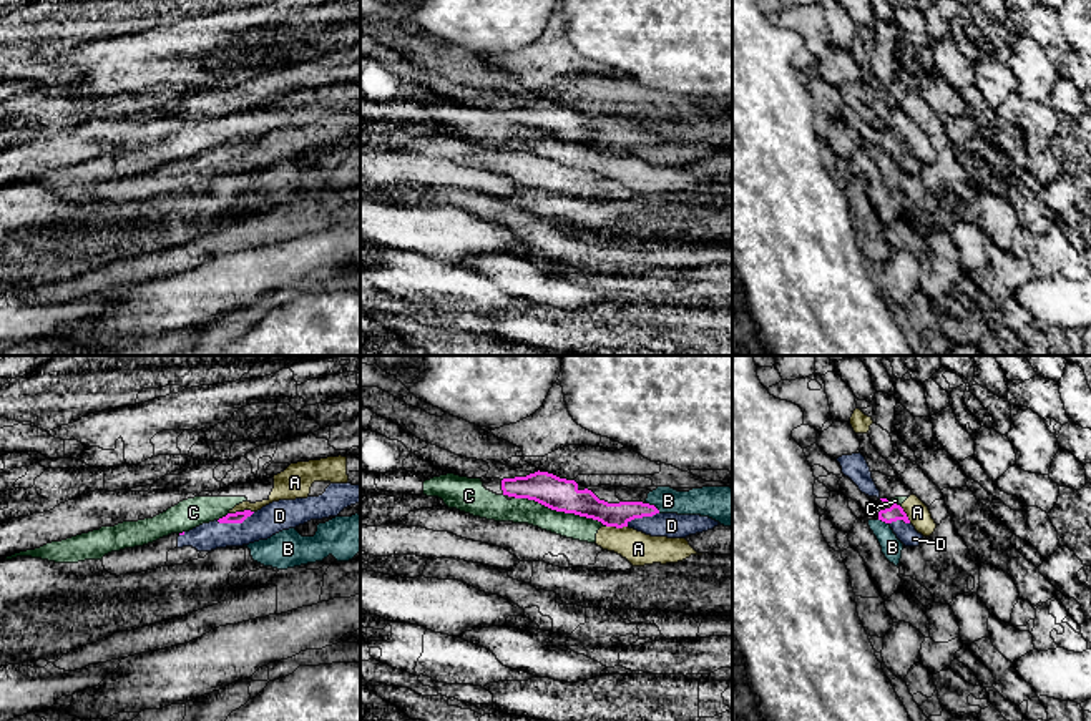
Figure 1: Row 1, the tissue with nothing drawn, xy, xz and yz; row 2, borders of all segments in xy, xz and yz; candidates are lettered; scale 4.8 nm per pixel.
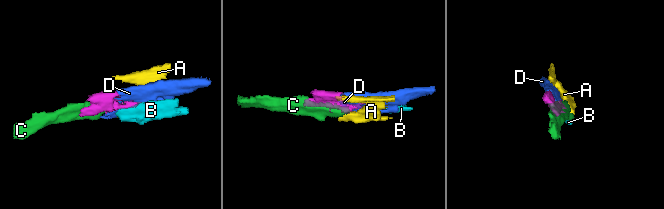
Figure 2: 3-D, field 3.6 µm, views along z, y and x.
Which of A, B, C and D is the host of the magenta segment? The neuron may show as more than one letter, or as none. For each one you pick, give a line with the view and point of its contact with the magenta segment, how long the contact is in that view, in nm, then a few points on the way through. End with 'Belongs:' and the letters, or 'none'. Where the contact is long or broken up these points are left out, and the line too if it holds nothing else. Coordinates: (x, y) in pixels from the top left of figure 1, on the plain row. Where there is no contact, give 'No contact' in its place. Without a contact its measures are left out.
D: Touches magenta at xy (234, 150). Shared border 200 nm
Belongs: D

